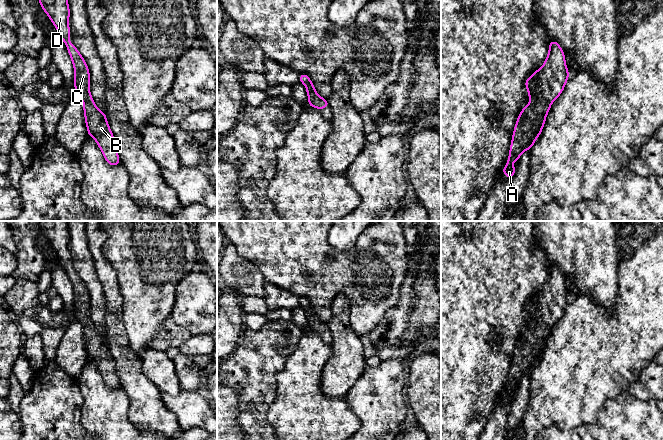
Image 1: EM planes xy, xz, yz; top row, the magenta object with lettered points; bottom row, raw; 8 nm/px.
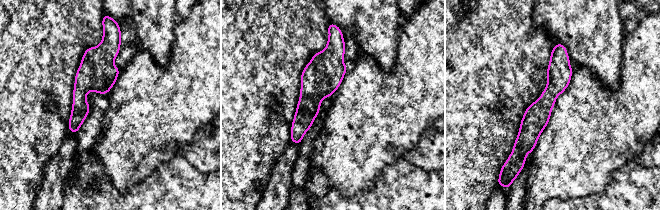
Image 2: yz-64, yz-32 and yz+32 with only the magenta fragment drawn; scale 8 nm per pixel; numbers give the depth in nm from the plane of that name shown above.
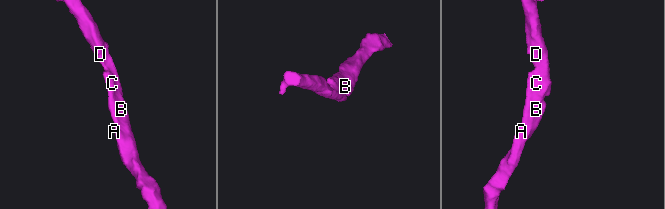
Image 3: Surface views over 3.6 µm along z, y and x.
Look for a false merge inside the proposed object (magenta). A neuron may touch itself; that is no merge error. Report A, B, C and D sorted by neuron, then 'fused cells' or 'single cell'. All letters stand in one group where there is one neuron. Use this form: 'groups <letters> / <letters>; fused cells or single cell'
groups A B C D; single cell

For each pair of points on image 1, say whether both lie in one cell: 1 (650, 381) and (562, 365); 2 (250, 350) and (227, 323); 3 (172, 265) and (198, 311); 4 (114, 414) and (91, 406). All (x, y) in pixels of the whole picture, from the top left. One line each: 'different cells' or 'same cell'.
1: different cells
2: different cells
3: different cells
4: same cell

